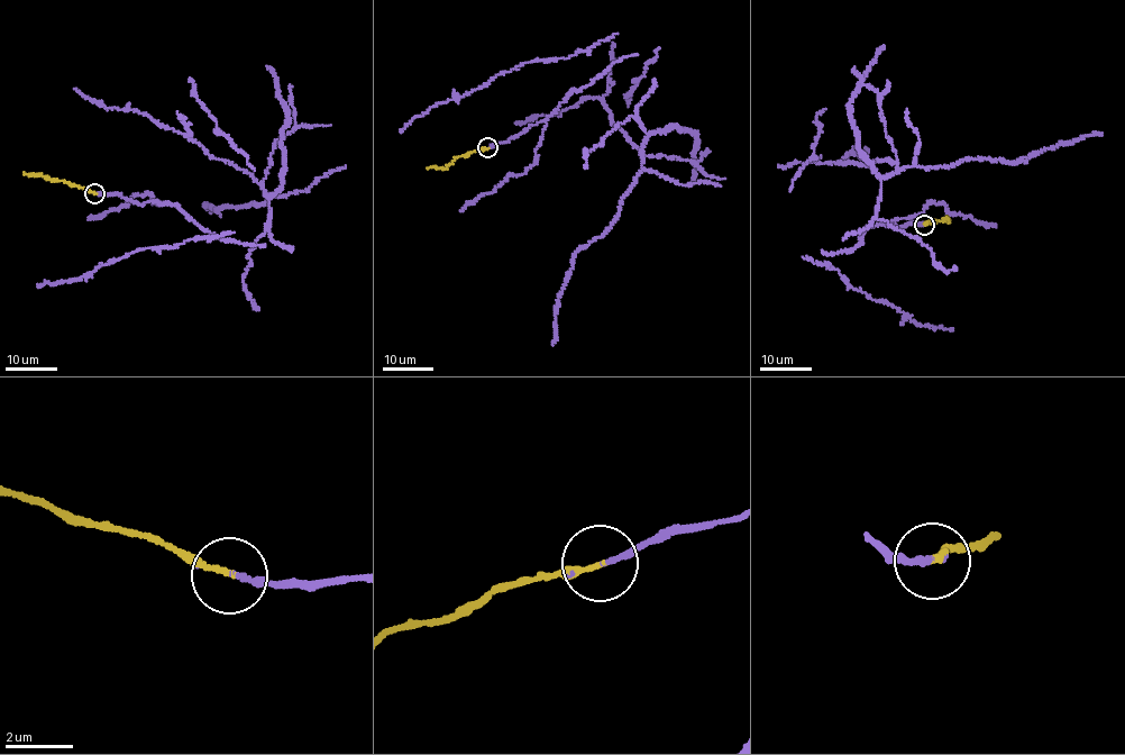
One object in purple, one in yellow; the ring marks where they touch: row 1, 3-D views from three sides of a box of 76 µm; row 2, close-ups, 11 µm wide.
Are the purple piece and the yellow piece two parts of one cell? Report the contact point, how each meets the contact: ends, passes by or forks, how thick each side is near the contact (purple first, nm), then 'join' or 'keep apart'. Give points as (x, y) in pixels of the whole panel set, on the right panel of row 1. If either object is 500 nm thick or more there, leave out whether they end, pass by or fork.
place (924, 225); purple passes by; yellow ends; calibres 90 and 130 nm; join

